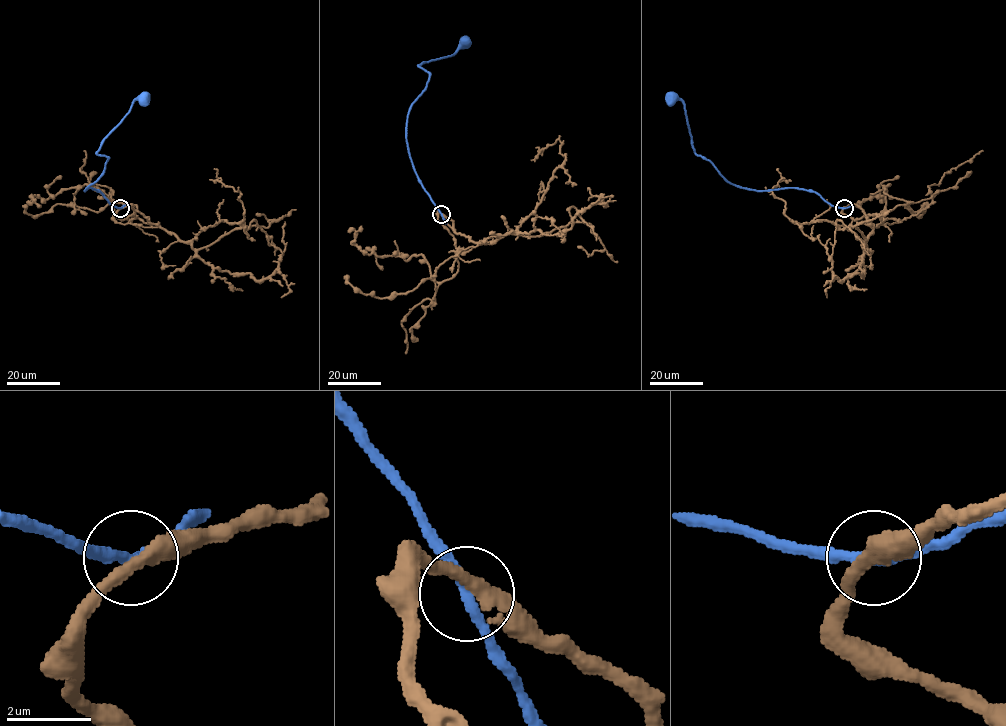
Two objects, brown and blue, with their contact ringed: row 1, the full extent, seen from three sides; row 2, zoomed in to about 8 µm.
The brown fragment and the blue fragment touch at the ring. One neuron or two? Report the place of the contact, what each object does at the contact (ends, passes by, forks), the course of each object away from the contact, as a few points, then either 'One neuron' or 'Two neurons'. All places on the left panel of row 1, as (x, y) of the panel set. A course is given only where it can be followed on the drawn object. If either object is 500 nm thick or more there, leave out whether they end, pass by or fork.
Place: (120, 208). At the ring brown passes by. At the ring blue passes by. Course of brown: (120, 208), (131, 204), (180, 240), (191, 241), (221, 220), (239, 223), (240, 192), (217, 179), (214, 168). Course of blue: (120, 208), (100, 192), (84, 190), (104, 171), (107, 157), (97, 152), (102, 140), (132, 103), (144, 96). One neuron

